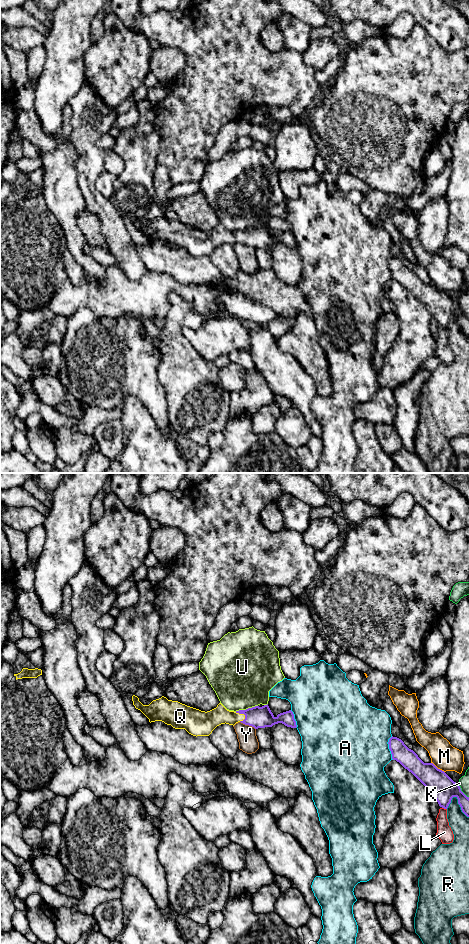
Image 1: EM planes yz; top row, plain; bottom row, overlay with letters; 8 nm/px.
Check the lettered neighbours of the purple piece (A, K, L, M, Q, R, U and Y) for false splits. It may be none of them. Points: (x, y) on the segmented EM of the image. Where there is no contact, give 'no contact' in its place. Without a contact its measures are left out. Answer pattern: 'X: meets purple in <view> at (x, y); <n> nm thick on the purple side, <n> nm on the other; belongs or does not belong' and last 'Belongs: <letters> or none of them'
A: meets purple in yz at (389, 748); 150 nm thick on the purple side, 500 nm on the other; does not belong
K: meets purple in yz at (460, 790); 200 nm thick on the purple side, 80 nm on the other; does not belong
L: meets purple in yz at (444, 808); 200 nm thick on the purple side, 120 nm on the other; does not belong
M: meets purple in yz at (437, 768); 200 nm thick on the purple side, 220 nm on the other; does not belong
Q: meets purple in yz at (241, 713); 180 nm thick on the purple side, 150 nm on the other; belongs
R: meets purple in yz at (460, 806); 200 nm thick on the purple side, 160 nm on the other; does not belong
U: meets purple in yz at (246, 709); 180 nm thick on the purple side, 480 nm on the other; does not belong
Y: meets purple in yz at (248, 724); 180 nm thick on the purple side, 160 nm on the other; does not belong
Belongs: Q

